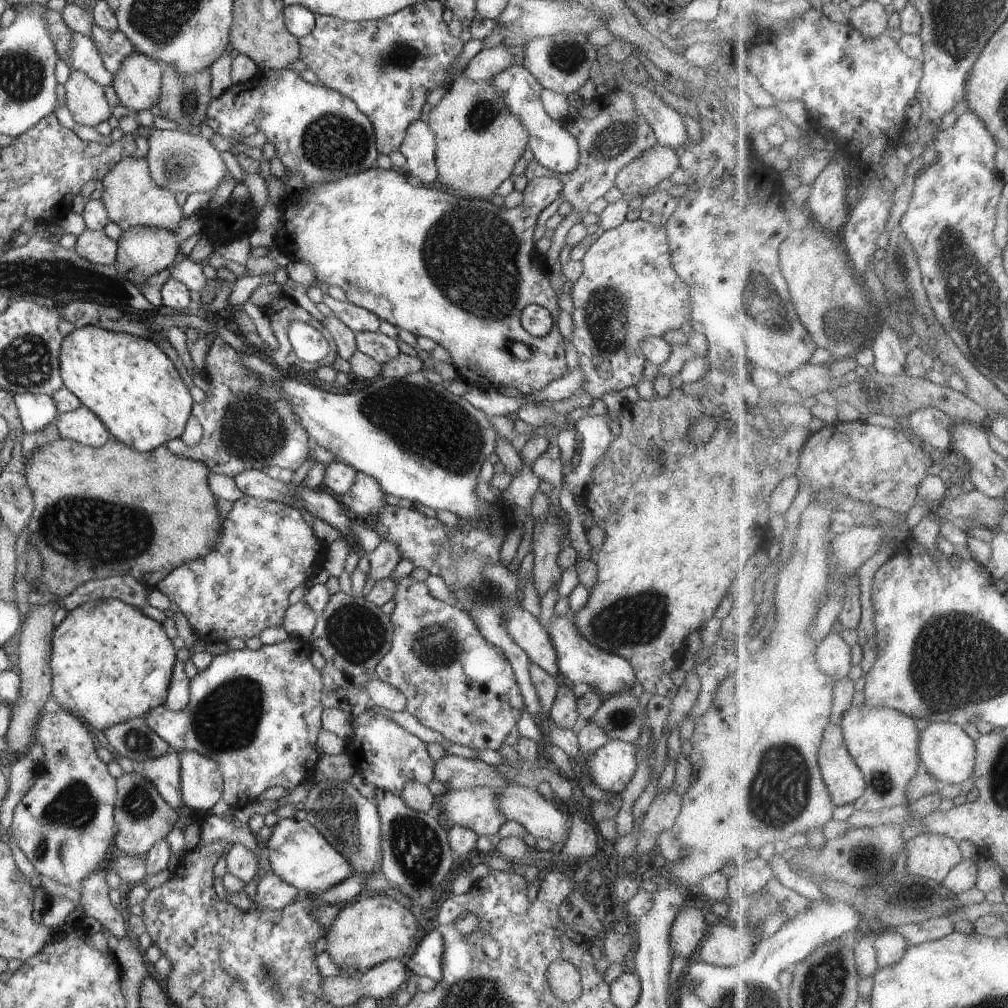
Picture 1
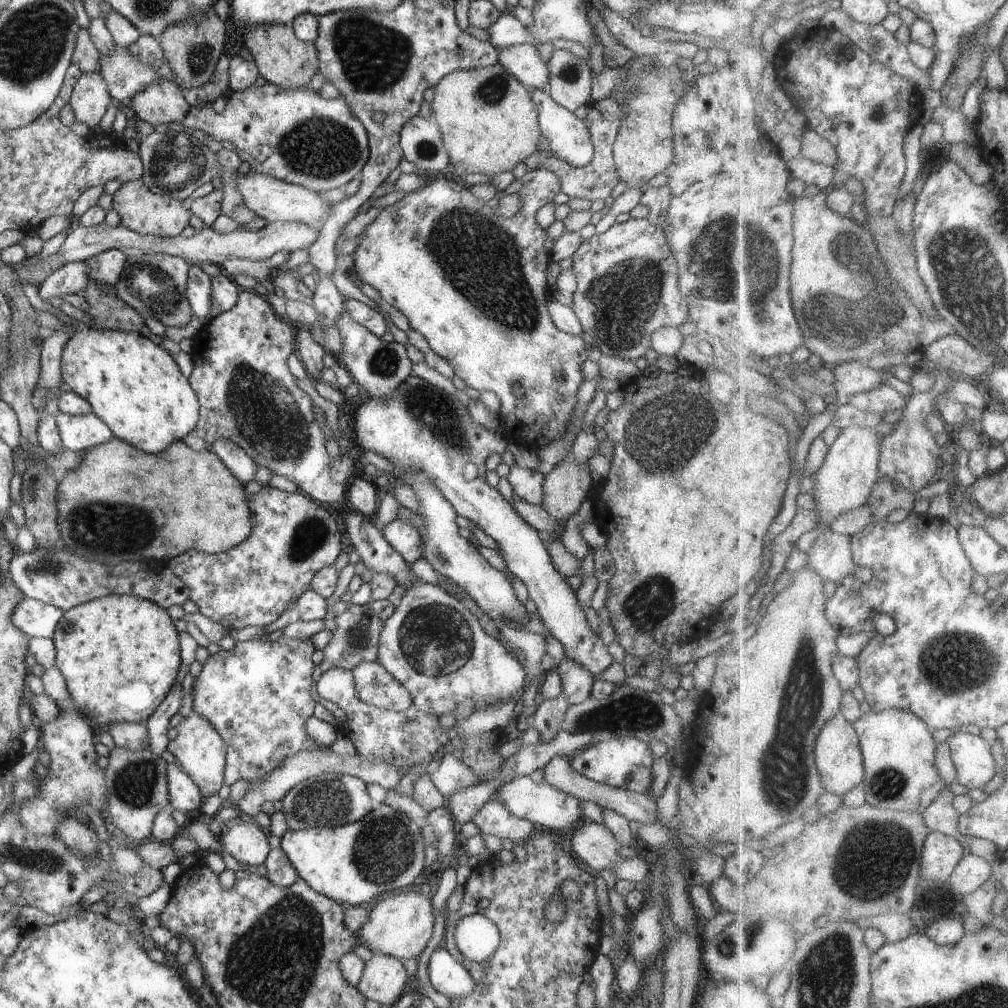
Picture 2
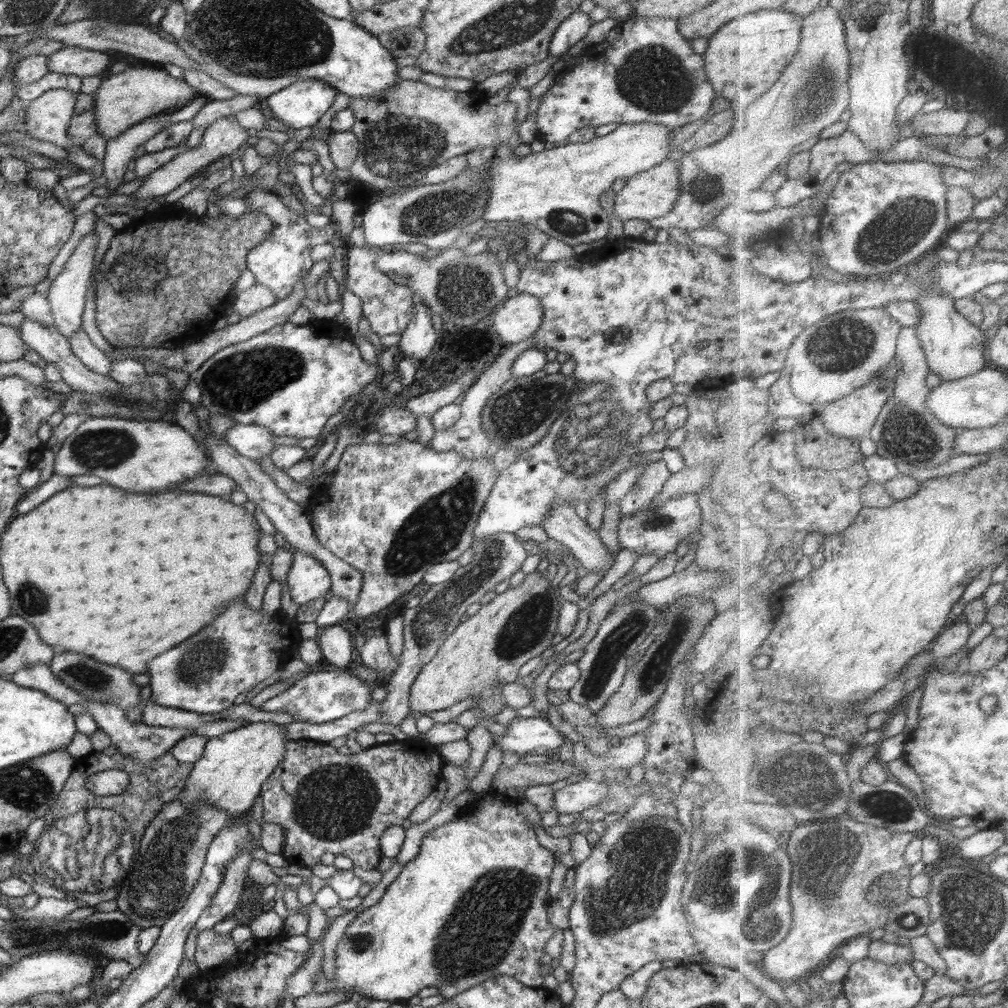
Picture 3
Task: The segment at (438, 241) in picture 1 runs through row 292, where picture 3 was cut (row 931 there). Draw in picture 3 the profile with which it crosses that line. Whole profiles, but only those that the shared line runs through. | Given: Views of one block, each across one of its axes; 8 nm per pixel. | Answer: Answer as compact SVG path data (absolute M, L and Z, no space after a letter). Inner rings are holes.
M488 792L485 799L482 796L482 798L476 798L476 800L474 805L468 807L462 815L456 814L450 822L428 832L424 836L422 844L420 844L417 857L412 862L403 865L401 872L386 889L380 901L360 912L356 919L348 925L336 946L336 975L332 978L333 981L330 980L330 983L326 981L321 965L319 972L317 972L317 978L313 980L315 982L314 991L319 993L332 992L332 990L354 992L351 994L350 1000L356 1002L361 999L361 996L369 996L371 1000L386 999L390 1002L407 1002L412 996L416 996L420 989L434 986L434 988L438 988L444 999L449 999L474 985L484 982L484 980L492 979L496 975L513 976L522 984L532 988L542 987L545 967L540 964L540 957L544 954L546 942L549 938L552 938L557 930L547 913L551 900L548 894L548 884L555 865L555 855L540 844L530 820L518 811L516 801L513 800L512 802L507 799L505 793Z

